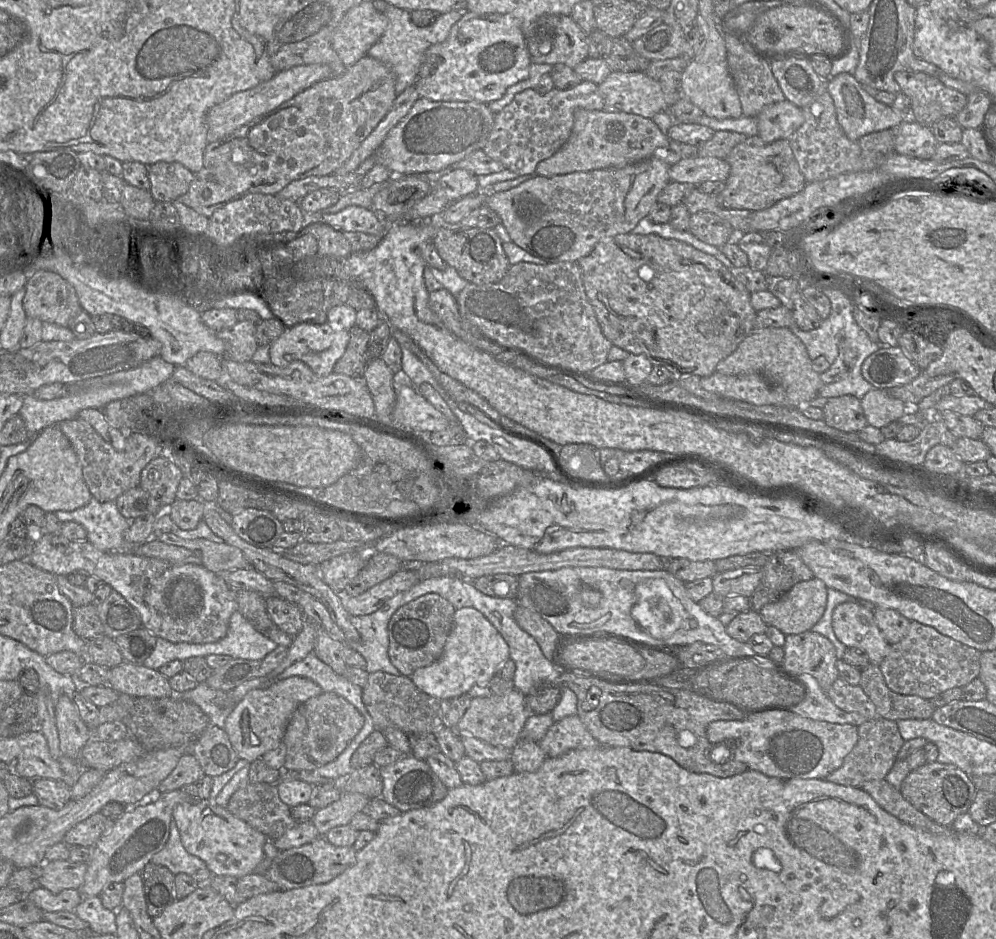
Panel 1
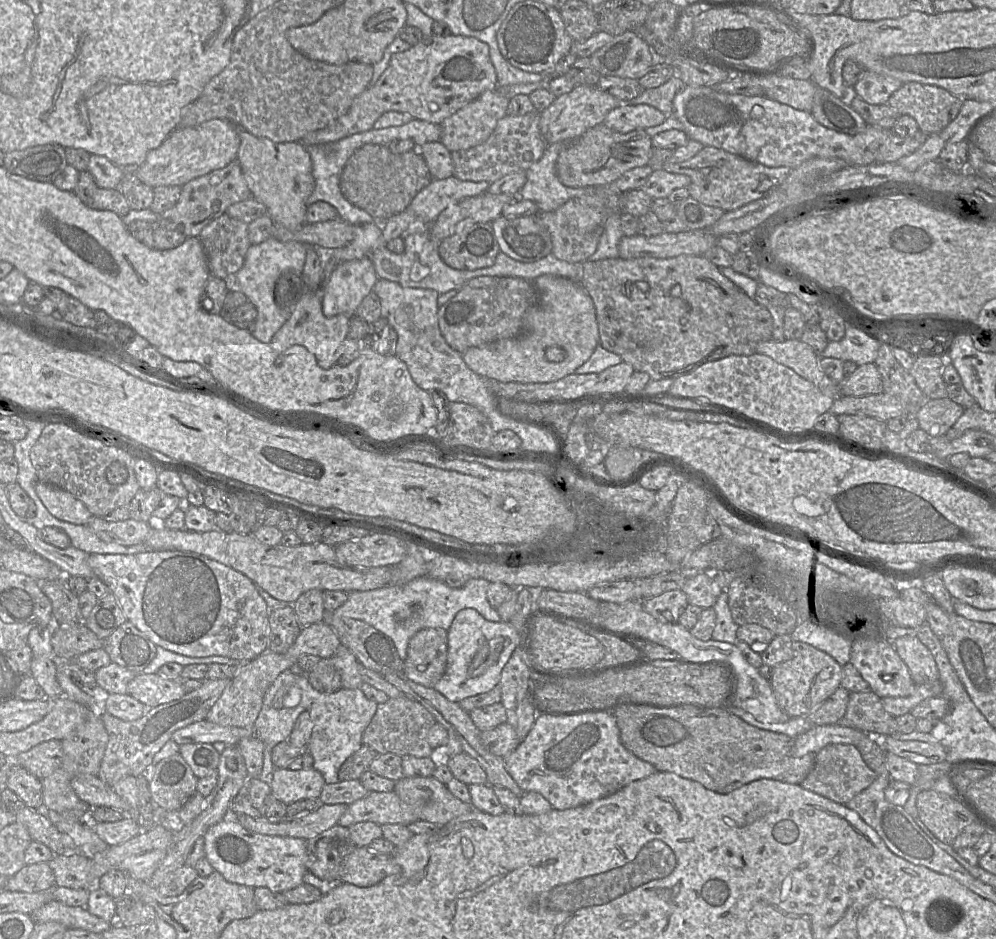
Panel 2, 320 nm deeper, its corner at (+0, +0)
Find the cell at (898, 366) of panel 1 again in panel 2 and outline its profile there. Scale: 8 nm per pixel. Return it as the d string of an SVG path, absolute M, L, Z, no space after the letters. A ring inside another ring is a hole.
M875 363L859 365L840 386L842 396L865 396L883 392L883 382Z

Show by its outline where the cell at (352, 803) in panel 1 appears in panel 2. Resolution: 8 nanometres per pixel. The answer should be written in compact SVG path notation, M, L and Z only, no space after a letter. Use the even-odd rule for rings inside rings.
M371 791L365 797L348 805L338 825L349 827L358 822L370 821L379 825L409 825L420 820L416 813L403 802L398 794Z

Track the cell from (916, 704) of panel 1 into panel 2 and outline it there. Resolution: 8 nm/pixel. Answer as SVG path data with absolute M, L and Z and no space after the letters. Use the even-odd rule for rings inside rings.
M873 691L852 692L846 713L836 724L854 727L875 737L886 737L897 732L895 718L884 709L882 699Z

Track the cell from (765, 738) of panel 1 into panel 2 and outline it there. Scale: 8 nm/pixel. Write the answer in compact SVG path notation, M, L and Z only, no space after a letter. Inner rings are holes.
M842 724L813 726L794 739L791 755L802 757L806 754L818 753L821 749L831 744L857 746L864 734L867 733Z

